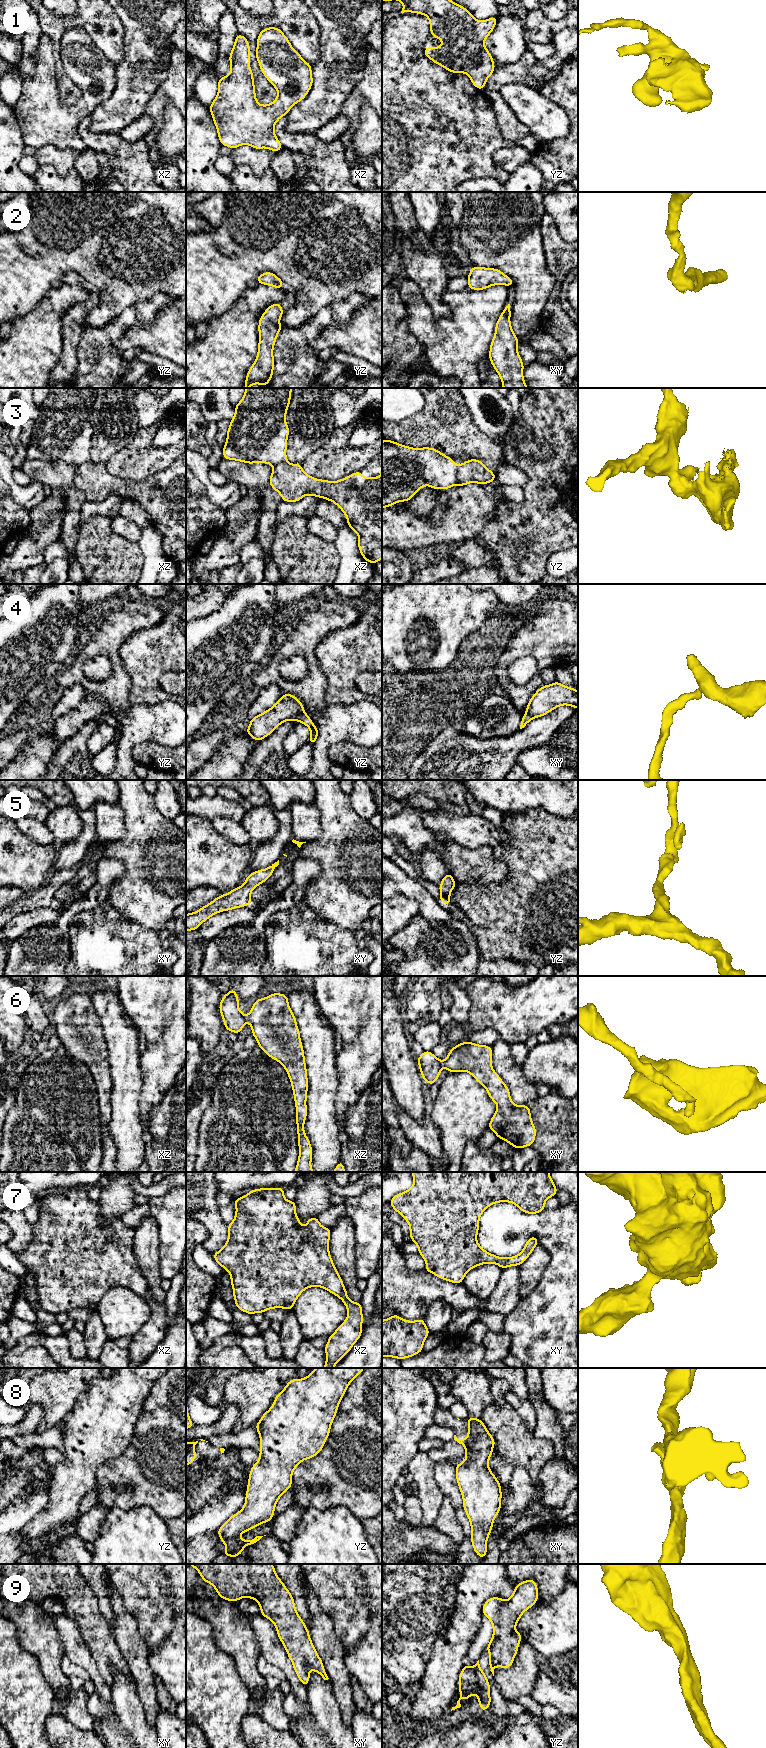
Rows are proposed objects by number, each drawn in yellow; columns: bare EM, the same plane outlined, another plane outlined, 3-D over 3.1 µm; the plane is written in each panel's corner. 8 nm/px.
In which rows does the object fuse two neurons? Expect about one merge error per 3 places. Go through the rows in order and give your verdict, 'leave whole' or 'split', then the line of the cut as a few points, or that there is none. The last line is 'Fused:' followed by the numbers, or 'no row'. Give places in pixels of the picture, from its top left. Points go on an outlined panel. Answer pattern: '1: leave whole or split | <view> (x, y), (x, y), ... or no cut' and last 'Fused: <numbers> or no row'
1: leave whole | no cut
2: leave whole | no cut
3: split | yz (459, 465), (456, 484)
4: split | yz (304, 712), (300, 713), (295, 720)
5: leave whole | no cut
6: split | xz (245, 1016), (247, 1020)
7: leave whole | no cut
8: split | xy (468, 1422), (468, 1439), (464, 1445)
9: leave whole | no cut
Fused: 3, 4, 6, 8

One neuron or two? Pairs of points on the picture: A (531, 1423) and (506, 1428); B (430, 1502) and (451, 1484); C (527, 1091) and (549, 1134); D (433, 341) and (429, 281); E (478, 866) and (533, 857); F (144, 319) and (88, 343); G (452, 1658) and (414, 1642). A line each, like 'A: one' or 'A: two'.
A: two
B: two
C: two
D: two
E: two
F: one
G: two

